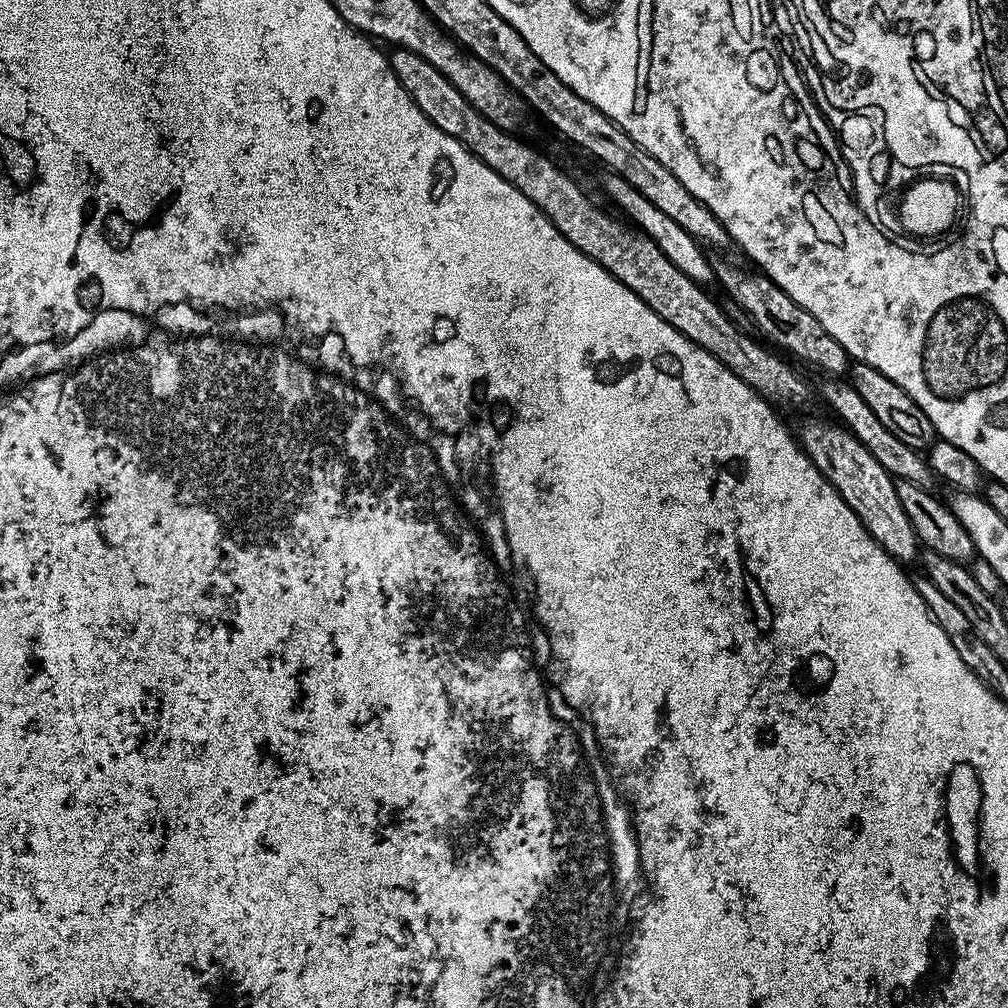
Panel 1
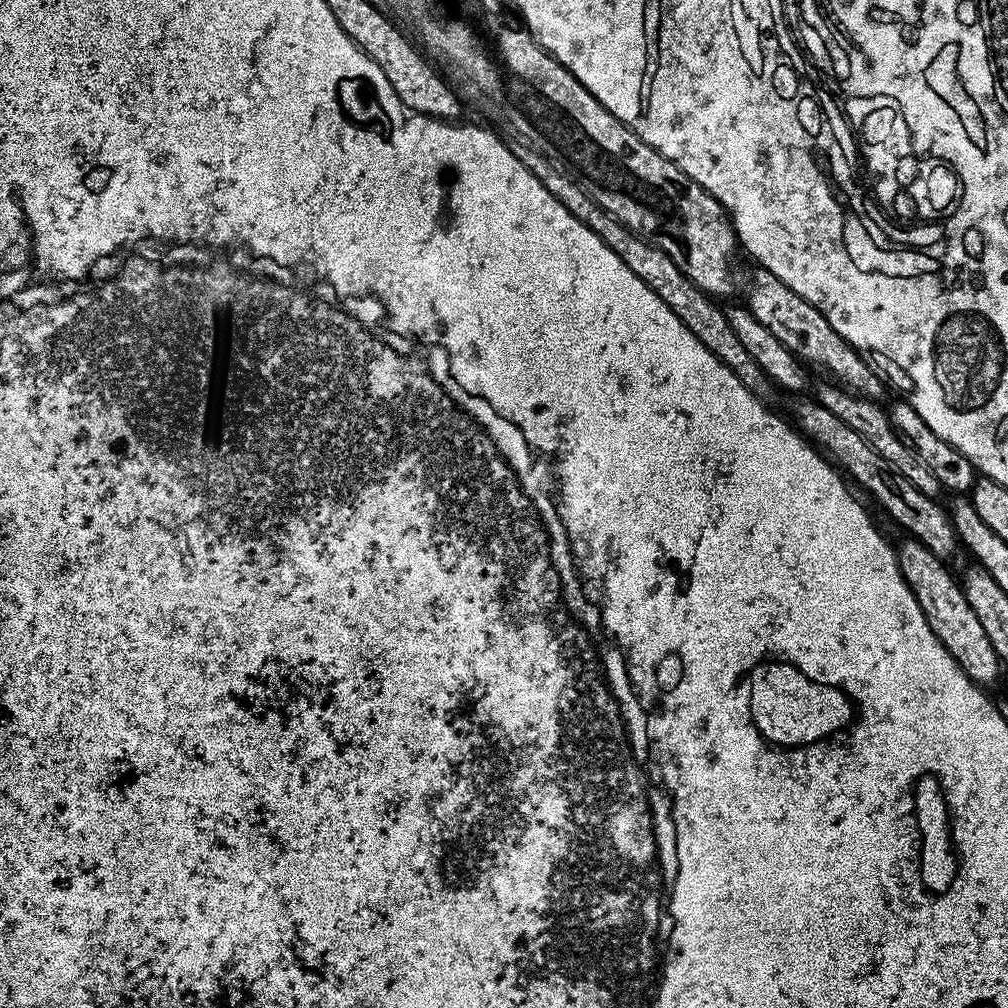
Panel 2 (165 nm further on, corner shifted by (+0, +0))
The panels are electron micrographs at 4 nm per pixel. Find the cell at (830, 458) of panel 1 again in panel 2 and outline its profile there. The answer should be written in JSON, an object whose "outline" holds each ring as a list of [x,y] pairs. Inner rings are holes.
{"outline":[[[904,538],[895,553],[906,586],[914,594],[930,630],[934,630],[944,649],[964,669],[973,684],[989,686],[994,683],[1002,671],[1000,659],[994,646],[990,646],[990,638],[986,638],[986,630],[982,630],[982,622],[978,622],[978,614],[970,610],[970,602],[966,602],[966,594],[957,577],[955,580],[943,565],[945,563],[917,540]]]}

